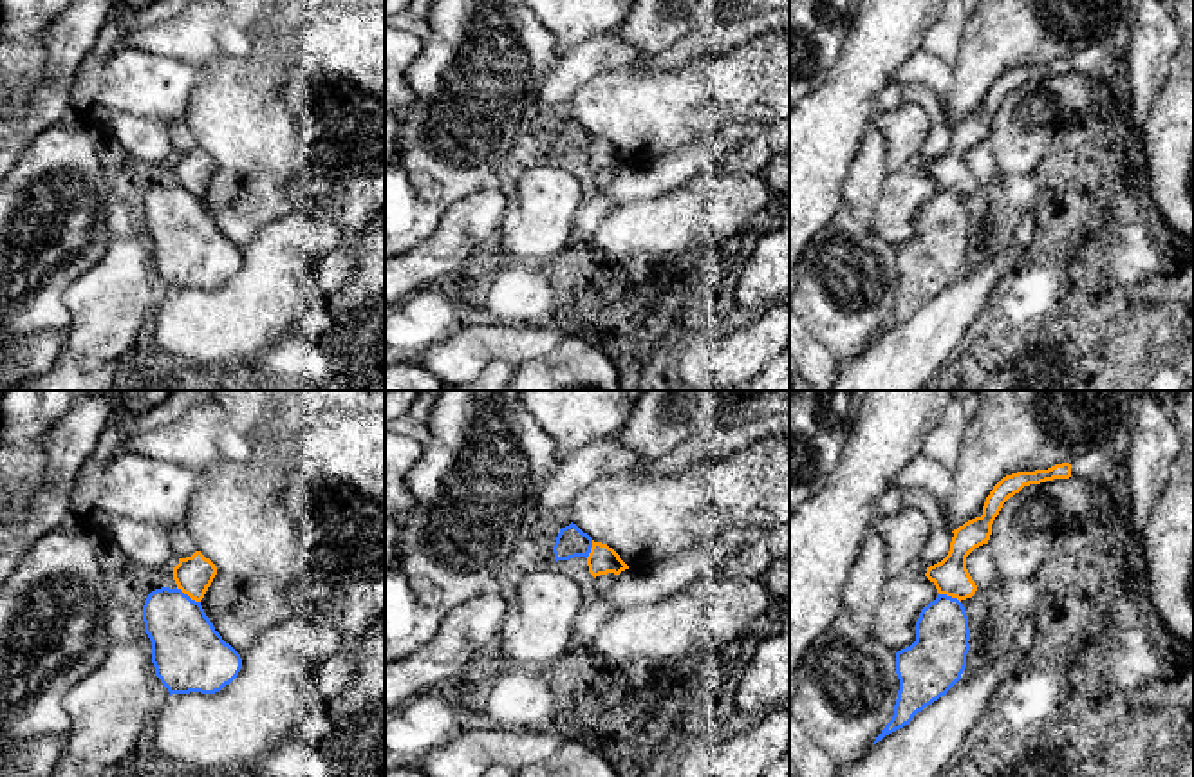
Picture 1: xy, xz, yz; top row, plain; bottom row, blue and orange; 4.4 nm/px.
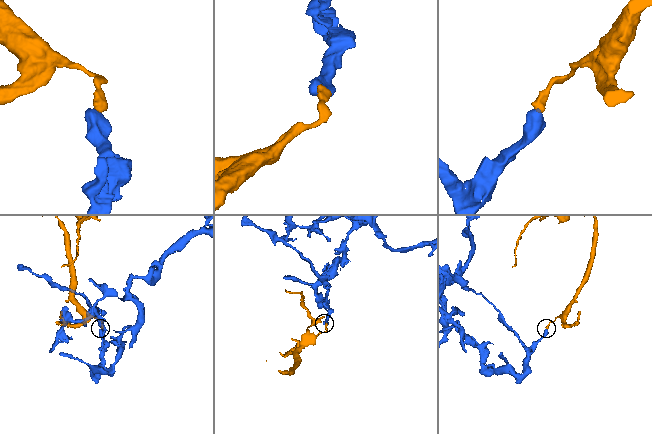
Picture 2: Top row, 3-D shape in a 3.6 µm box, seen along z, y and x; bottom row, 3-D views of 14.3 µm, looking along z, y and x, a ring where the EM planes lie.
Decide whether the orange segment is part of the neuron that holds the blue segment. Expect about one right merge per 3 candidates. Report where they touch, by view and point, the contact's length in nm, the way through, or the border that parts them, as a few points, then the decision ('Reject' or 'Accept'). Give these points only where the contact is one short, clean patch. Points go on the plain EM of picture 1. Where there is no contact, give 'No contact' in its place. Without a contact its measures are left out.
Touches blue at xy (186, 190). Shared border 130 nm. Boundary: xy (176, 183), (199, 197). Reject

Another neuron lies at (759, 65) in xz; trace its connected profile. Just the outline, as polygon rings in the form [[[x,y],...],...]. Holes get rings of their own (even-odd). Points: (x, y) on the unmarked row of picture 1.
[[[789,29],[750,38],[670,70],[647,74],[639,61],[596,74],[569,99],[573,119],[607,139],[630,164],[656,163],[728,125],[789,117]]]

